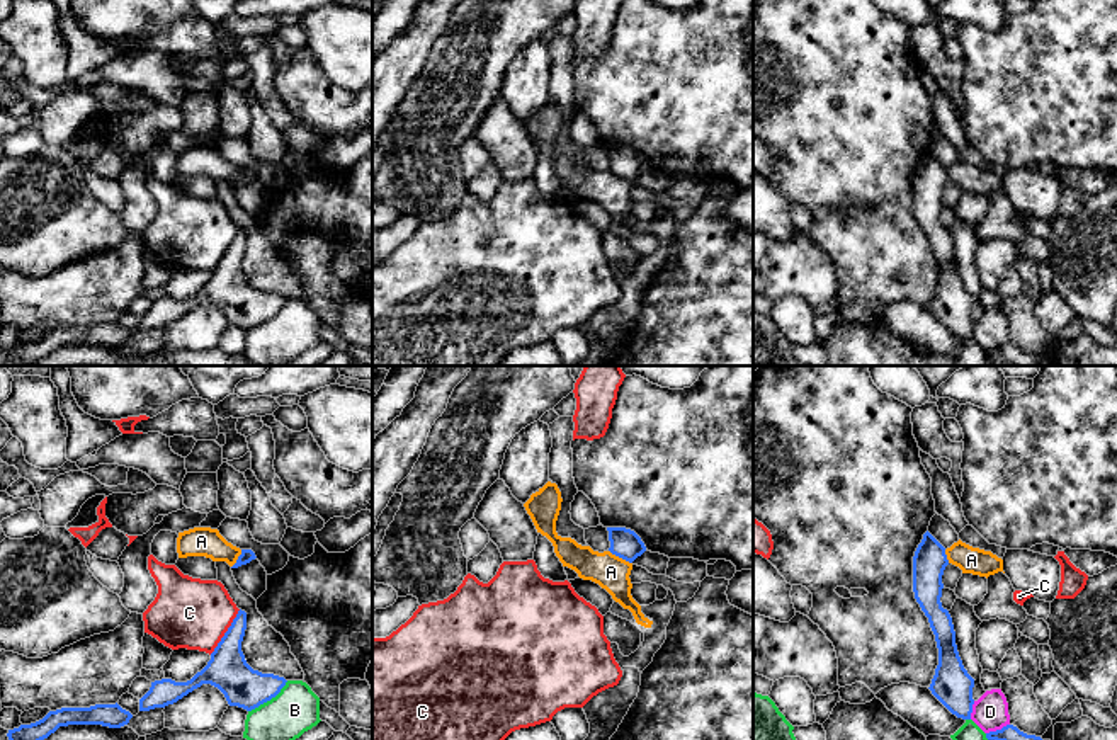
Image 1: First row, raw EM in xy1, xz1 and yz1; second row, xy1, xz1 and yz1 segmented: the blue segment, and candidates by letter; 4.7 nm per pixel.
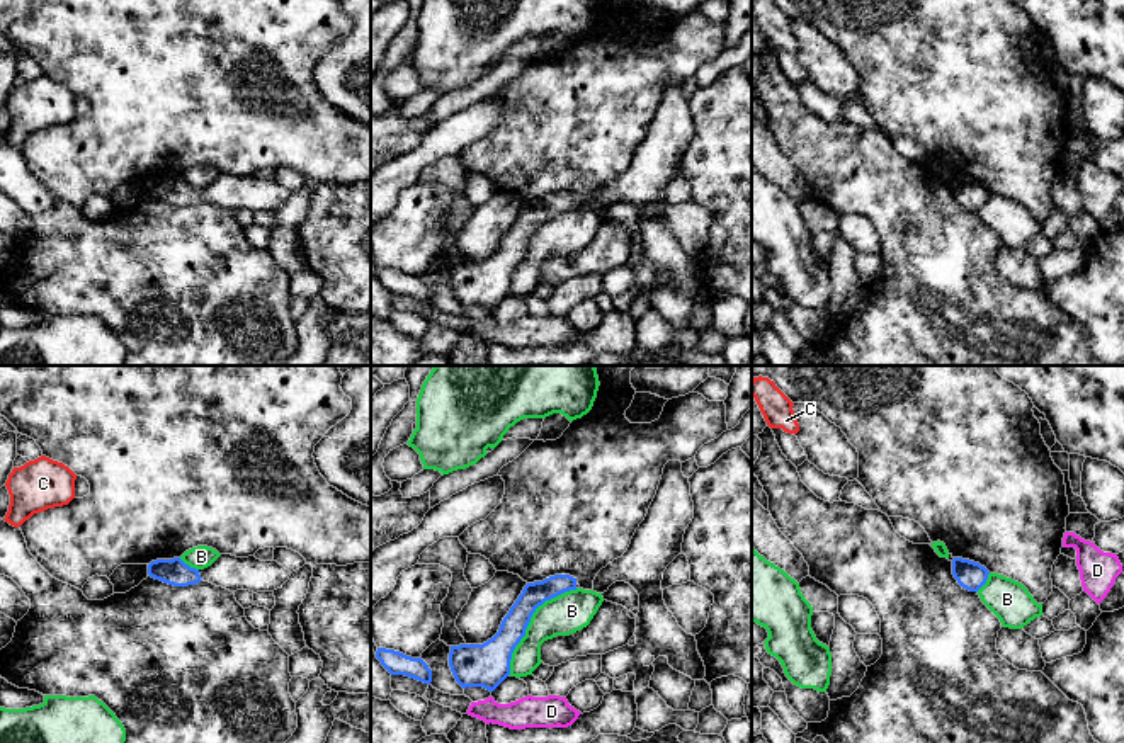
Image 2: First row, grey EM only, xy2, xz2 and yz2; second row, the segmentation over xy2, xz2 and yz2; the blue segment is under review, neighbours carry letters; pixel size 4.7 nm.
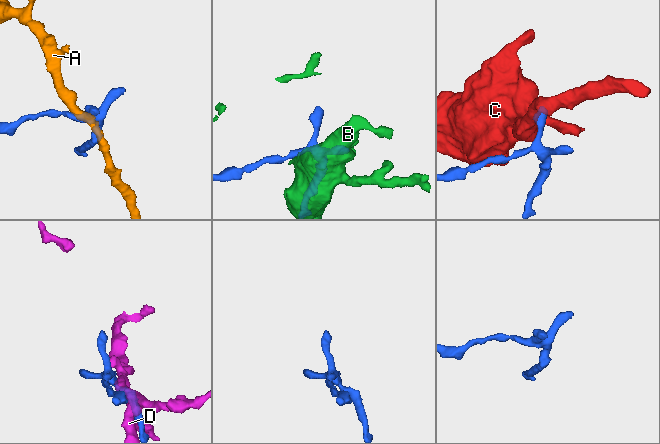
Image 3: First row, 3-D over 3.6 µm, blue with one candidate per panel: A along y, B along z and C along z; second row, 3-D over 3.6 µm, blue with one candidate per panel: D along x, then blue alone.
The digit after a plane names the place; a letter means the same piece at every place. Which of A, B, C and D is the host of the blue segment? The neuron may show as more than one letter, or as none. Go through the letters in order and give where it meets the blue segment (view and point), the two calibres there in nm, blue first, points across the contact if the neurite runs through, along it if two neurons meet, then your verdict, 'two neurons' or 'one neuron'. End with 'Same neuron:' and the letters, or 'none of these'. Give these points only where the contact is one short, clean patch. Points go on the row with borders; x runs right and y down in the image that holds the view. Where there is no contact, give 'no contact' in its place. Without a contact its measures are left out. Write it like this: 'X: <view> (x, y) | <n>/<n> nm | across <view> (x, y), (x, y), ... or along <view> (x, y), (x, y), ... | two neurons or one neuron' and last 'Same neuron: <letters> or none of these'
A: xz1 (621, 557) | 140/160 nm | along xz1 (609, 550), (631, 563) | two neurons
B: xz2 (529, 621) | 170/190 nm | two neurons
C: xy1 (226, 631) | 190/340 nm | along xy1 (240, 609), (209, 654) | two neurons
D: yz1 (971, 710) | 190/170 nm | two neurons
Same neuron: none of these

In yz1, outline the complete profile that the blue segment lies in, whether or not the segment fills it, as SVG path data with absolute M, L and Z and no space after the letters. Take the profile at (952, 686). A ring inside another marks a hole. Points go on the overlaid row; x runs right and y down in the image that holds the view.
M927 531L913 556L913 592L938 648L938 665L928 689L952 714L971 720L974 679L962 665L952 618L940 602L947 565L945 548Z

